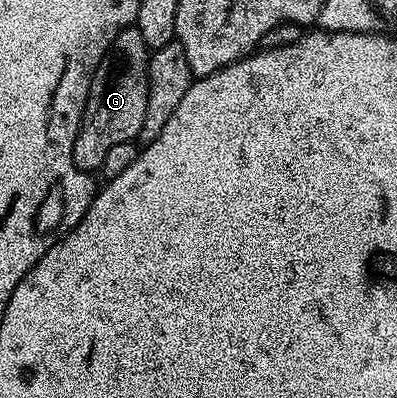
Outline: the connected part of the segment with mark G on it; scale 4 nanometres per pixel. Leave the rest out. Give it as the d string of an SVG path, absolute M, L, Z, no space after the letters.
M131 26L114 39L106 52L106 59L98 65L90 94L85 99L86 113L82 116L74 143L74 165L83 172L97 173L110 147L119 142L138 140L144 126L144 113L148 111L151 51L138 27Z

